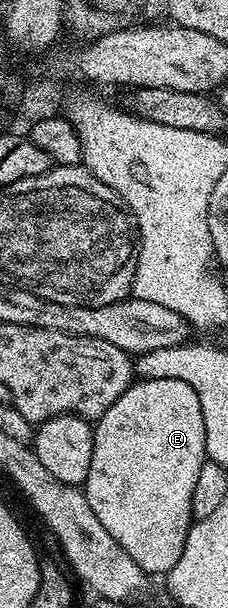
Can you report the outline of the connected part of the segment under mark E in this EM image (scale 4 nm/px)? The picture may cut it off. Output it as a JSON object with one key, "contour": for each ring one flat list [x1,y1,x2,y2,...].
{"contour":[[178,378,141,379,139,382,133,382,122,394,122,398,118,398,118,402,114,402,114,406,110,406,110,410,106,410,106,414,102,414,100,419,95,421,94,431,96,433,94,458,90,458,90,474,82,486,84,497,90,502,90,510,94,510,94,514,98,514,98,522,102,522,102,526,106,526,106,530,110,530,114,542,118,542,118,546,122,546,122,550,126,550,126,554,130,554,130,558,134,558,134,562,145,574,152,574,152,572,168,573,174,566,174,562,178,562,178,558,182,558,188,530,194,523,192,519,194,486,198,482,198,470,202,470,202,466,206,462,204,450,206,430,204,429,204,415,202,414,202,406,198,402,198,394,194,394,192,387]]}

